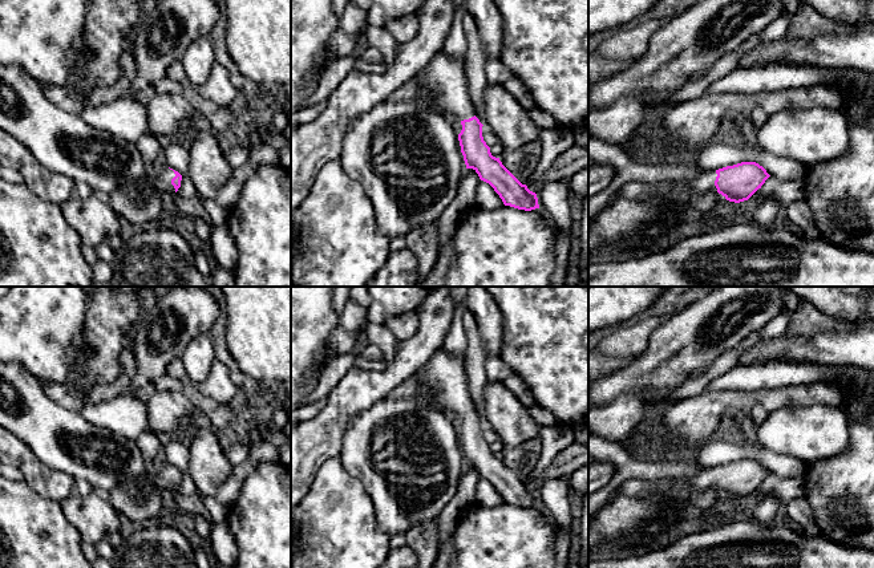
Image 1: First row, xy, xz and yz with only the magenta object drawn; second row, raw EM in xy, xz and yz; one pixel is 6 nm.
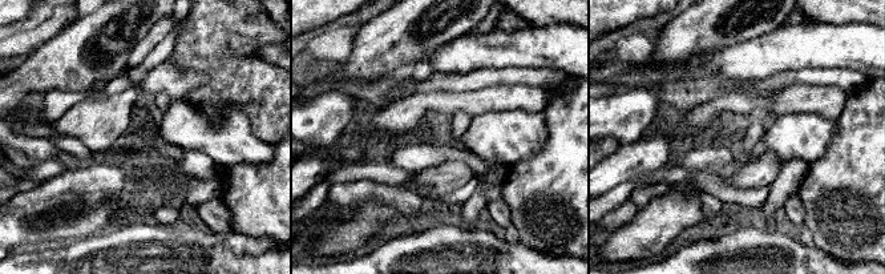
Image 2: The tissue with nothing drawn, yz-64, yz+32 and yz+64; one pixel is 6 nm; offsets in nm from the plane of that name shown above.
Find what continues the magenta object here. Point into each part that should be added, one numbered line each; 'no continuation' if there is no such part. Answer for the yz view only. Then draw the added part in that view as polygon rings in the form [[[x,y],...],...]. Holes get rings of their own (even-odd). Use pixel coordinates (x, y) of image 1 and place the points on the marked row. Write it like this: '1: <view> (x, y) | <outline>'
1: yz (704, 182) | [[[701,171],[696,179],[688,183],[688,186],[701,194],[708,191],[717,192],[715,186],[716,177],[716,171]]]

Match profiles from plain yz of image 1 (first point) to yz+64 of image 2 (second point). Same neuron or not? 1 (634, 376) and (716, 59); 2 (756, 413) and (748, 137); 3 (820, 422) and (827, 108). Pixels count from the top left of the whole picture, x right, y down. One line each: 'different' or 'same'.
1: different
2: same
3: different

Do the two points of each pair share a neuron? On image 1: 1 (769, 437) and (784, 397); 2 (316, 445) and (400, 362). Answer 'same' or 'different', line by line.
1: different
2: same

